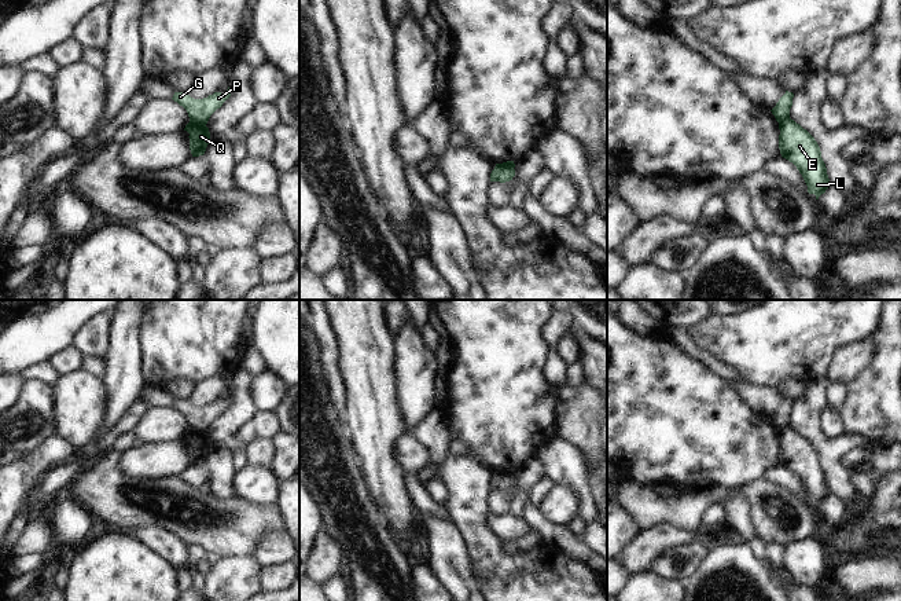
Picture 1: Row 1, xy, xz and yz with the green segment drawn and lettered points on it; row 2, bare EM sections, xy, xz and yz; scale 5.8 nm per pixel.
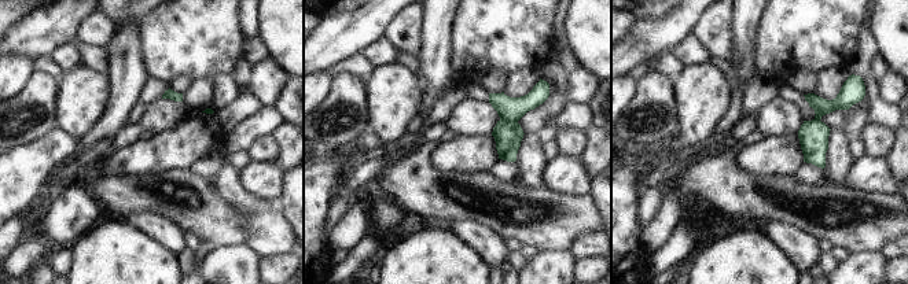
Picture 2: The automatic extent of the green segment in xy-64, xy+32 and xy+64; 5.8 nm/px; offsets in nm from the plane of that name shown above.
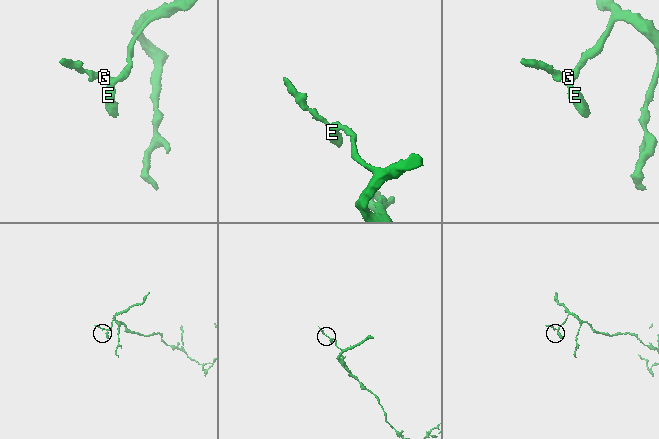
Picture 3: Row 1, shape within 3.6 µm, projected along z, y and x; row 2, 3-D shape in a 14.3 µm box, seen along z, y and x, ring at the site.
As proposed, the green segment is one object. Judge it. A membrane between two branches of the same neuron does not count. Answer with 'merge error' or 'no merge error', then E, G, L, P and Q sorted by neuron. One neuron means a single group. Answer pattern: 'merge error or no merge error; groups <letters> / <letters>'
merge error; groups E L Q / G P

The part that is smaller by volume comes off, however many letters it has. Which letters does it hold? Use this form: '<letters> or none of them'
E, L, Q

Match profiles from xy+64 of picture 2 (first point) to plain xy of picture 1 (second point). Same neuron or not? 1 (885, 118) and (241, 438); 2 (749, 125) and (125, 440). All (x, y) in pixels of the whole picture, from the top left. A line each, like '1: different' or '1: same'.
1: same
2: same

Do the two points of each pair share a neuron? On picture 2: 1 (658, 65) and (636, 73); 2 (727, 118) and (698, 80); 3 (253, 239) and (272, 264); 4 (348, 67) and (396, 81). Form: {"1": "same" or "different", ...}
{"1": "same", "2": "different", "3": "different", "4": "different"}

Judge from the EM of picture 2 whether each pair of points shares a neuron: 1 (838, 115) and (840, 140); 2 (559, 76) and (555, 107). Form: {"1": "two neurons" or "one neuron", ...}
{"1": "two neurons", "2": "two neurons"}

